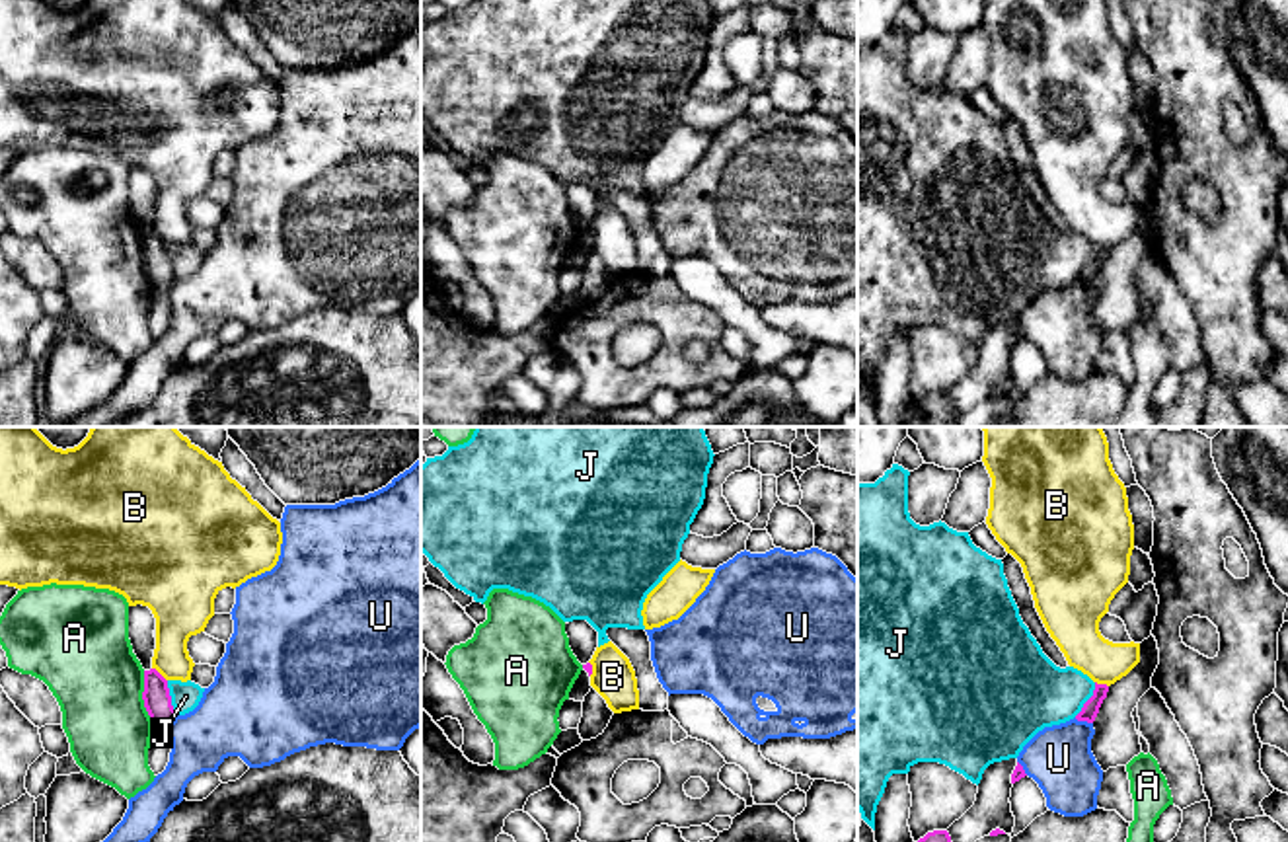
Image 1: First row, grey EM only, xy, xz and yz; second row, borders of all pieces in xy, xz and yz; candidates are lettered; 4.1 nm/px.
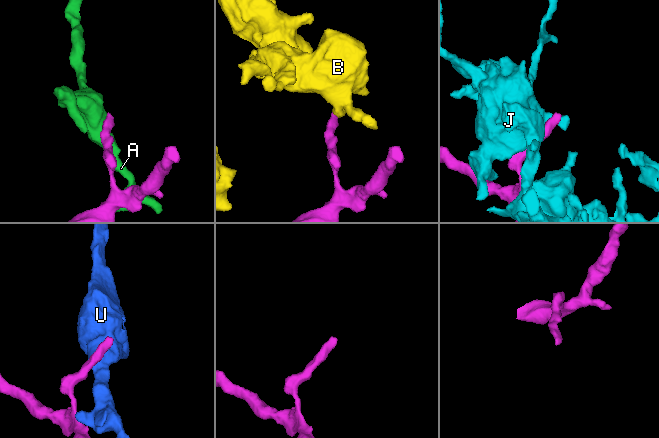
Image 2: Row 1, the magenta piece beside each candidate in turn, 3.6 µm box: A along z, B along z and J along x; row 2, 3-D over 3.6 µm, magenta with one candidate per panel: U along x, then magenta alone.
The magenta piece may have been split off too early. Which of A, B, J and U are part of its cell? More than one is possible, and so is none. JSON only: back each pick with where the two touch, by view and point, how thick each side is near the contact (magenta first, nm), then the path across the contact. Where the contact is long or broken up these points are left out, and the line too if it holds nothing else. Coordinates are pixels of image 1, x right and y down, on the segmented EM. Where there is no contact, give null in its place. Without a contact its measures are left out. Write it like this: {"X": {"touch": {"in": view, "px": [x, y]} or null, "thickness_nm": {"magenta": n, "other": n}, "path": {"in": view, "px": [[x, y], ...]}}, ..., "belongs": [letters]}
{"belongs": []}

